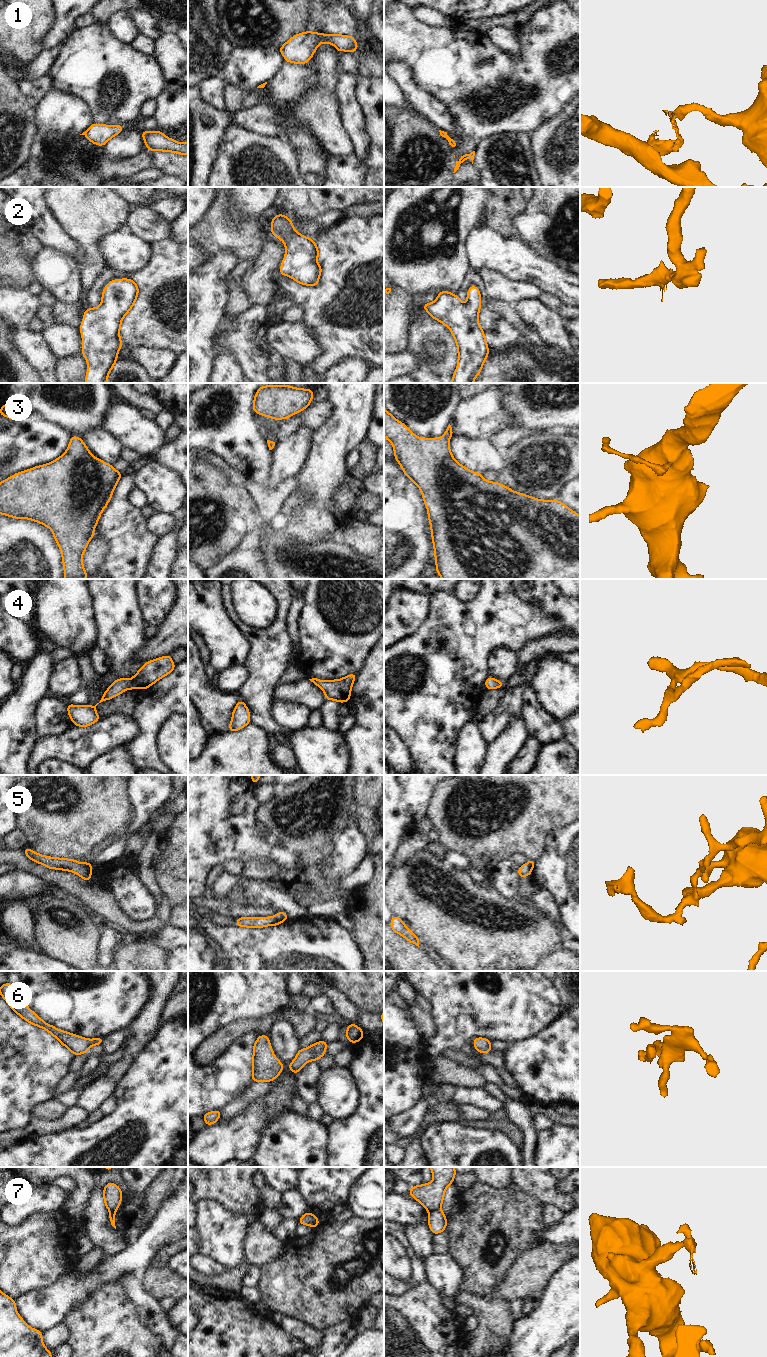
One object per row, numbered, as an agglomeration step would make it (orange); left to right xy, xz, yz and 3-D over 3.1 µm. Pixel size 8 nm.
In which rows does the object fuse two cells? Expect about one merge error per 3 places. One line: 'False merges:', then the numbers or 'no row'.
False merges: 1, 7

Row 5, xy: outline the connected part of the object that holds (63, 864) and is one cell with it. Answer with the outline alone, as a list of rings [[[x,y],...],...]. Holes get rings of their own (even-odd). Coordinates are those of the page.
[[[25,847],[23,850],[28,859],[34,860],[36,863],[40,863],[49,869],[72,871],[86,881],[91,880],[92,874],[91,862],[79,863],[77,860],[72,859],[48,857],[38,854],[30,850],[28,847]]]

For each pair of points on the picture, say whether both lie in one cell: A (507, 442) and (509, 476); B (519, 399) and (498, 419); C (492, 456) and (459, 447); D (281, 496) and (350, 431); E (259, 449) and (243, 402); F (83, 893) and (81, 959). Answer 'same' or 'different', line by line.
A: different
B: different
C: same
D: different
E: same
F: different

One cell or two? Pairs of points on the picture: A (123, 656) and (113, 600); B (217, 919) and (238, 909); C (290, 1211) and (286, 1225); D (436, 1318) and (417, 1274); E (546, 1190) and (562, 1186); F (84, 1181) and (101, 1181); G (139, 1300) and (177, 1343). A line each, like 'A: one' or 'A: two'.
A: one
B: two
C: two
D: two
E: two
F: two
G: one

